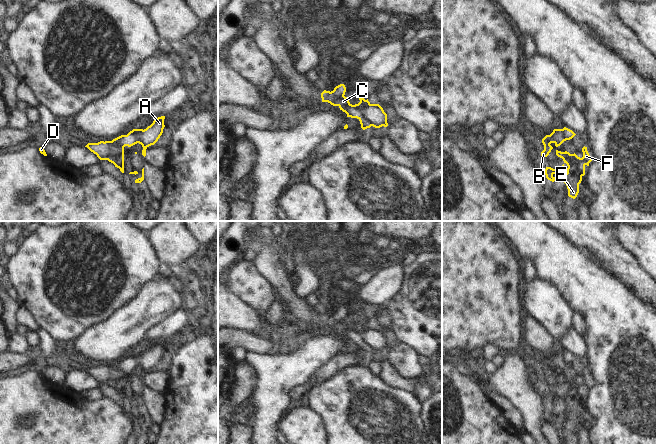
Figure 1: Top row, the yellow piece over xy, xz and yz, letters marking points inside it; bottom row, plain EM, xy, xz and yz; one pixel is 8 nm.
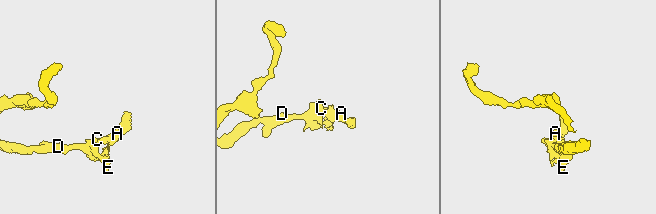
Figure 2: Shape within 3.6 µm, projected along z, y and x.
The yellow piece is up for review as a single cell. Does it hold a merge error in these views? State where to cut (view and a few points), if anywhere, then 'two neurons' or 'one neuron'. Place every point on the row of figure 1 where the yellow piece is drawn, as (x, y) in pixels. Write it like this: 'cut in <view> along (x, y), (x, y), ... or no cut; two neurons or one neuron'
no cut; one neuron

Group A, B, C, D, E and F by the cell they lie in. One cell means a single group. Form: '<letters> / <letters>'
A B C D E F

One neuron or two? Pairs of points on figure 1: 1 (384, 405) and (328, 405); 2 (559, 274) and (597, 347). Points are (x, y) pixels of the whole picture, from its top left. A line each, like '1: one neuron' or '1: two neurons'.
1: one neuron
2: one neuron

